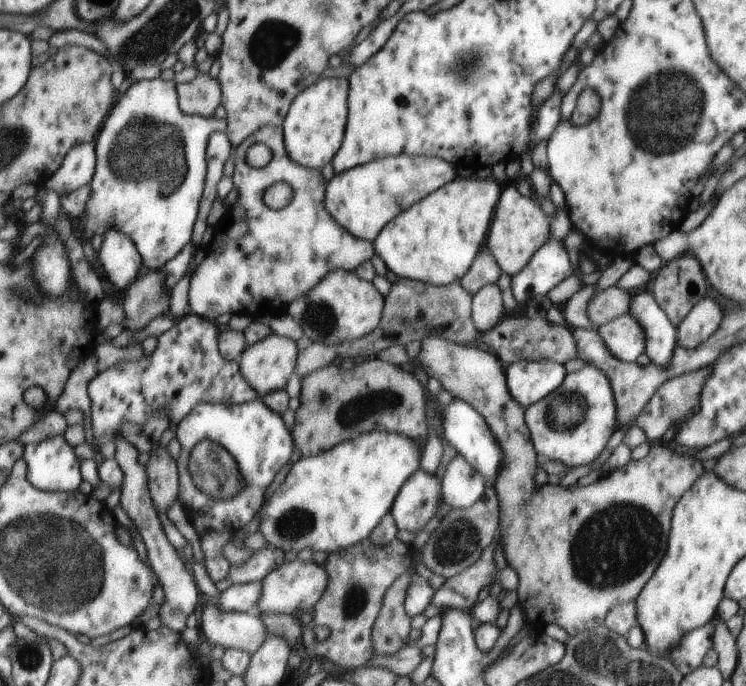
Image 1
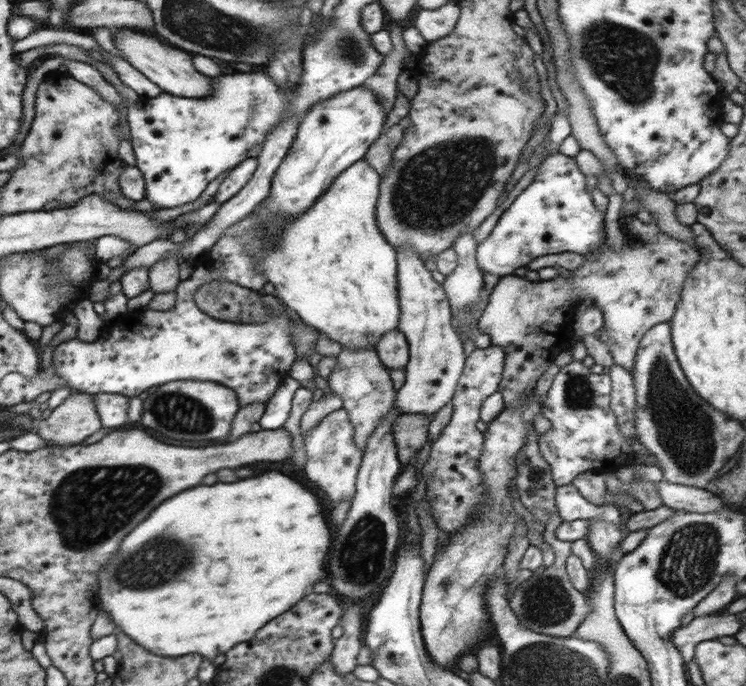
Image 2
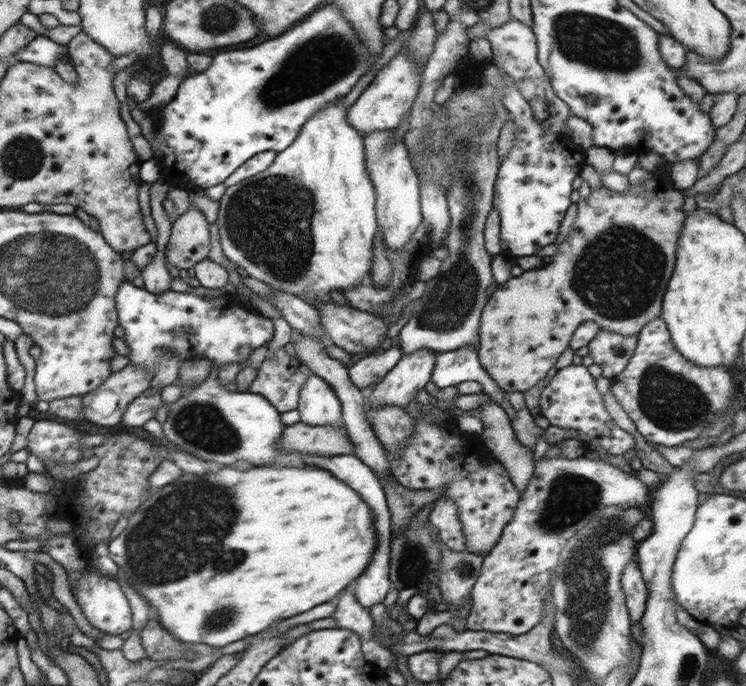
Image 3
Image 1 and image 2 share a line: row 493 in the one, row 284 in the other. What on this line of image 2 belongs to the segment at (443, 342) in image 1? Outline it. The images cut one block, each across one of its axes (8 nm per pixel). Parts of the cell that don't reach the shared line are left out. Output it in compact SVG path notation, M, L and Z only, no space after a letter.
M622 227L626 239L626 244L623 245L622 250L615 251L607 244L602 244L602 248L600 248L597 252L584 254L584 262L580 265L576 270L570 271L571 277L566 278L563 276L558 276L548 279L548 280L540 280L540 281L528 281L525 278L521 278L518 275L508 275L504 277L500 277L498 283L494 287L494 290L490 293L488 304L486 304L485 309L483 310L482 317L479 318L478 322L478 333L488 334L490 336L490 342L492 345L498 345L504 349L504 353L506 353L505 358L505 369L502 370L502 380L499 382L498 391L502 393L502 398L504 399L504 408L508 409L508 407L520 407L522 403L524 403L524 397L526 397L526 393L528 391L532 391L535 388L536 382L538 379L546 372L546 369L553 364L555 358L557 358L558 354L562 350L570 349L570 345L565 344L565 335L571 332L571 327L573 324L573 316L575 313L575 308L580 305L580 301L582 299L588 299L588 301L592 301L594 305L603 313L603 328L604 332L608 335L608 348L610 354L612 355L613 361L618 366L622 366L622 368L626 368L628 372L632 372L634 370L634 360L635 356L642 340L642 337L650 330L650 328L654 327L654 325L669 322L669 320L674 317L676 313L676 308L678 304L678 300L680 298L680 294L682 292L682 288L684 288L684 284L686 284L686 278L688 278L688 272L698 264L698 258L700 258L699 251L695 248L694 244L690 244L690 242L682 242L682 240L678 240L676 238L670 238L668 234L664 234L662 230L659 230L656 235L656 239L652 242L647 242L644 240L635 237L628 231Z

